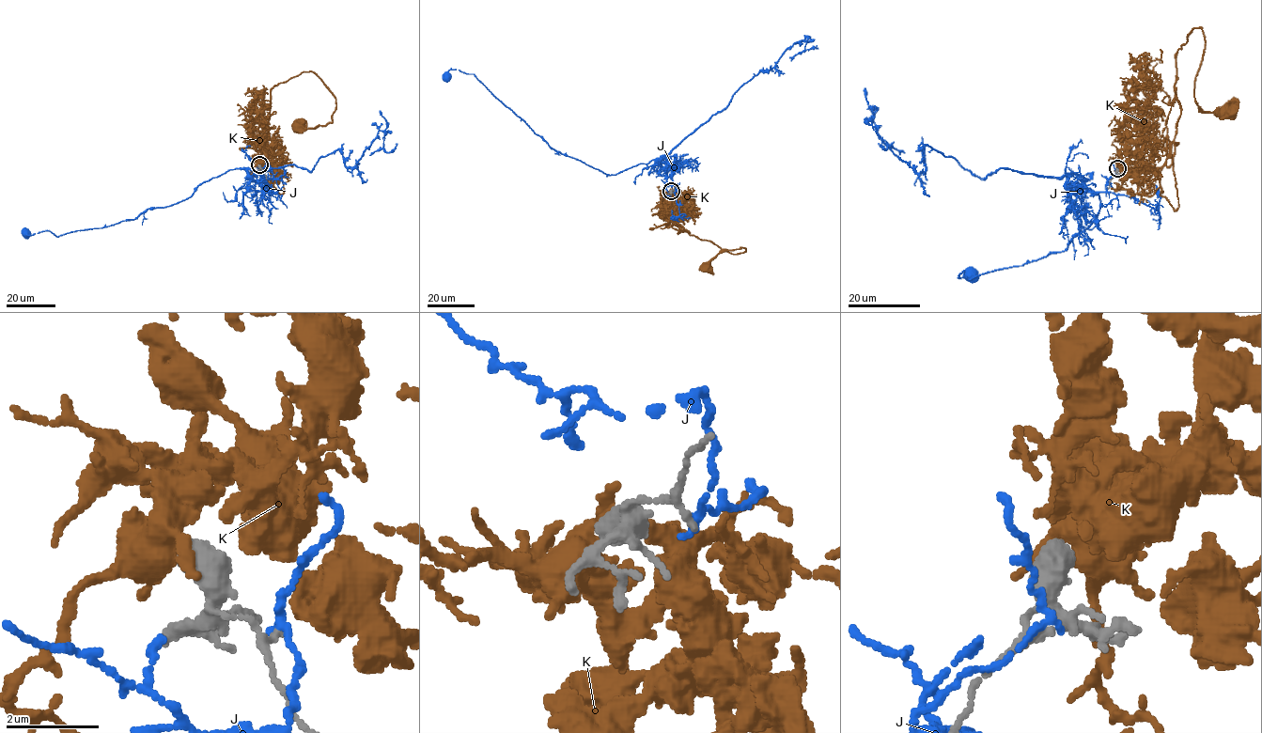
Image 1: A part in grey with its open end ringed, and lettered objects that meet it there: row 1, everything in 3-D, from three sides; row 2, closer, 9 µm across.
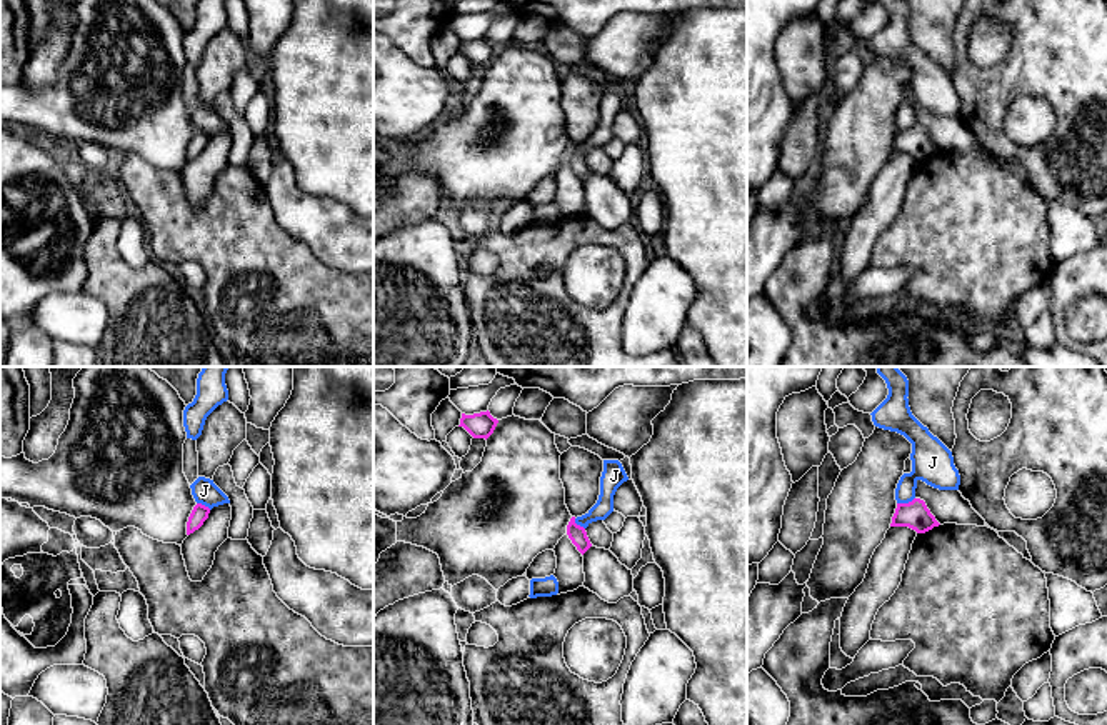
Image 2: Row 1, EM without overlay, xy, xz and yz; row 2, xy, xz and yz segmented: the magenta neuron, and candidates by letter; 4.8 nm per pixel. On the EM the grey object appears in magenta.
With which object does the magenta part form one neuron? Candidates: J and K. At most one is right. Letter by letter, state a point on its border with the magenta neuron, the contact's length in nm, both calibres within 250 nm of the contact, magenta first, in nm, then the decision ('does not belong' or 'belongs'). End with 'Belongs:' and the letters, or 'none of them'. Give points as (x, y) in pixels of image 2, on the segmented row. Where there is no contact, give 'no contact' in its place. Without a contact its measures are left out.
J: meets magenta in yz at (906, 504); contact 90 nm long; 140 nm thick on the magenta side, 200 nm on the other; does not belong
K: no contact; does not belong
Belongs: none of them

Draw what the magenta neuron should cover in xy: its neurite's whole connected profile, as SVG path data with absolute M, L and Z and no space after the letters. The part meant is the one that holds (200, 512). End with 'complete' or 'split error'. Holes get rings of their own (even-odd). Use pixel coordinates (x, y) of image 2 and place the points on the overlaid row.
M197 503L187 522L187 535L198 530L203 525L203 522L208 518L208 513L210 513L208 507Z | complete

